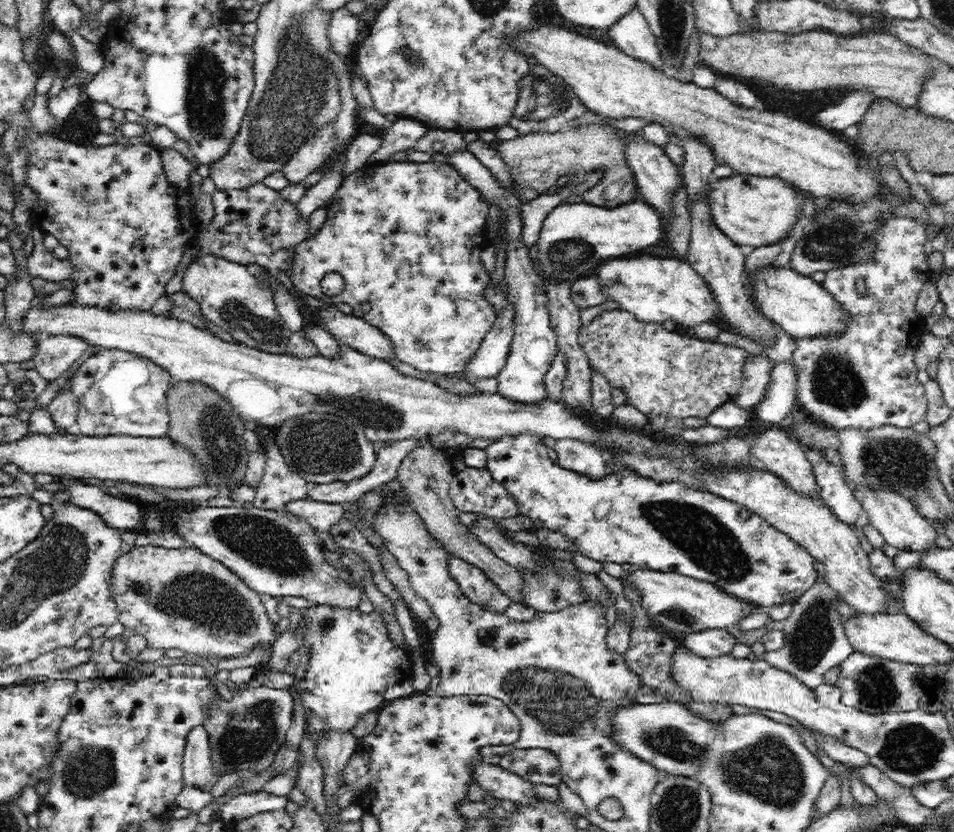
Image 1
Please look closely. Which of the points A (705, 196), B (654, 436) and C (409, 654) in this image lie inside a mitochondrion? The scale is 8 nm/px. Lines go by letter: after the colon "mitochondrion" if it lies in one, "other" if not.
A: other
B: other
C: other

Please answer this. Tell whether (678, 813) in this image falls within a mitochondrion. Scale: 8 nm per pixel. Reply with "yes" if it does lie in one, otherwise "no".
yes

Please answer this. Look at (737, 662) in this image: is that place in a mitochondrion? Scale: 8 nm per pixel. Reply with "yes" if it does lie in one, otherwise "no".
no

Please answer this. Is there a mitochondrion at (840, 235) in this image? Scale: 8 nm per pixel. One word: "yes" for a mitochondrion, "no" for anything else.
yes

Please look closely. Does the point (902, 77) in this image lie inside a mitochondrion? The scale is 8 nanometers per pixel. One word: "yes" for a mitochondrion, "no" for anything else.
no

